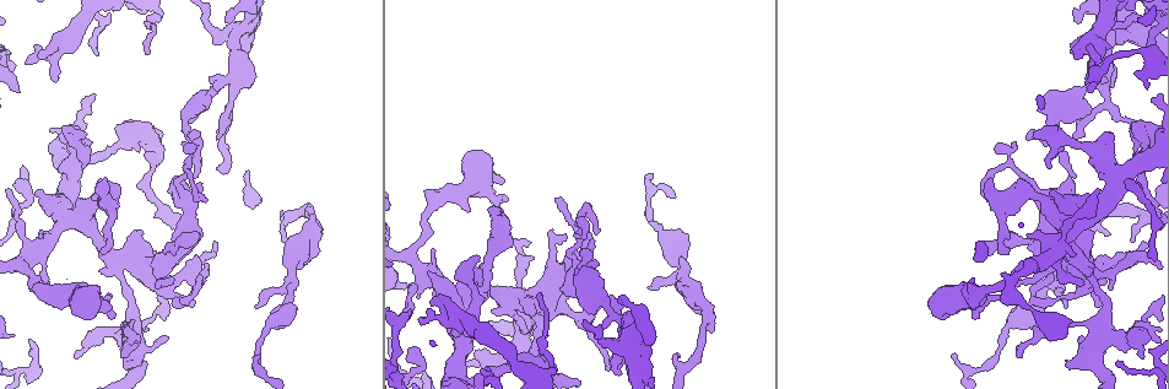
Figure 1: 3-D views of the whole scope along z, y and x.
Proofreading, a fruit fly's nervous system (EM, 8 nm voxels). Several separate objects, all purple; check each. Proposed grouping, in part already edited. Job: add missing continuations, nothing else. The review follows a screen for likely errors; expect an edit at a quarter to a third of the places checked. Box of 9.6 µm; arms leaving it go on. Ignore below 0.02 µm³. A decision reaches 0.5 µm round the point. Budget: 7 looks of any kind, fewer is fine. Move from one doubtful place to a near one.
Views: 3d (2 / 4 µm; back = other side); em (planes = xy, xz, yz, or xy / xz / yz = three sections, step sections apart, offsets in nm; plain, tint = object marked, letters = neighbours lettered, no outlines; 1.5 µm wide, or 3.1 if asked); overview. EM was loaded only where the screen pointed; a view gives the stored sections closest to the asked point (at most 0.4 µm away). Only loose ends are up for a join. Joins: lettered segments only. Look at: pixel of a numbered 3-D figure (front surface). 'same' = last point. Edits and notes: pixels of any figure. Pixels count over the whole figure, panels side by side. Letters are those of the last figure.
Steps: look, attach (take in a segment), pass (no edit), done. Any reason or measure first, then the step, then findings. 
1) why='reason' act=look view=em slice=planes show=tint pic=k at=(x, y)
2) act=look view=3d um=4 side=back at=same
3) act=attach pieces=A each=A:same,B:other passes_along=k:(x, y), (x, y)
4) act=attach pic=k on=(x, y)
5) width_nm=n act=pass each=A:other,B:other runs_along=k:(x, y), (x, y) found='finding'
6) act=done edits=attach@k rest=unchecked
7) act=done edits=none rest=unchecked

why='branch stops here' act=look view=em slice=xz step=4 show=letters pic=1 at=(283, 241)

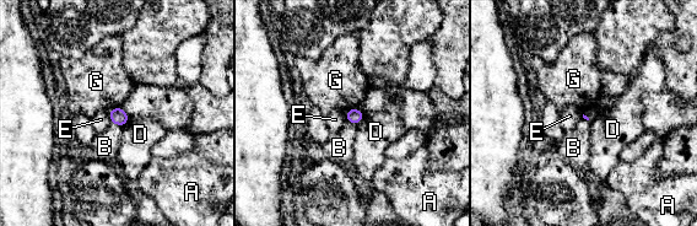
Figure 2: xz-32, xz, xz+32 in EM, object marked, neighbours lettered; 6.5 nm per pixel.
longest_contact=G:100nm act=pass each=A:other,B:other,D:other,E:other,G:other found='no lettered segment goes on from it'

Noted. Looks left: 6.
why='branch stops here' act=look view=3d um=4 pic=1 at=(143, 232)

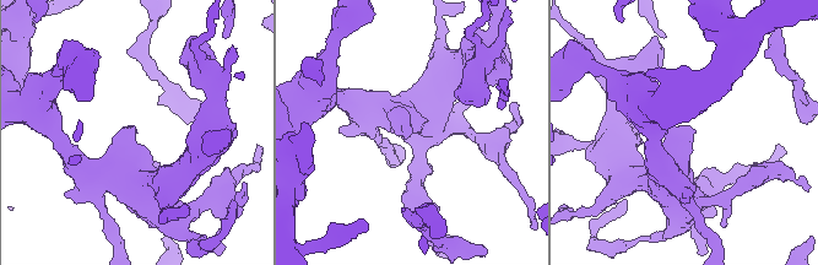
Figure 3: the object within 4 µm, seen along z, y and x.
why='now the EM' act=look view=em slice=planes show=letters pic=3 at=(688, 132)

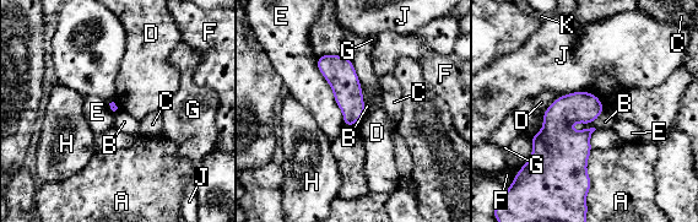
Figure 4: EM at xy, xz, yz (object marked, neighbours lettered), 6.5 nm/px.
act=pass each=A:other,B:other,C:other,D:other,E:other,F:other,G:other,H:other,J:other,K:other border=4:(605, 108), (569, 128) found='no lettered segment goes on from it'

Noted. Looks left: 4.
why='an open end' act=look view=3d um=4 pic=1 at=(651, 287)

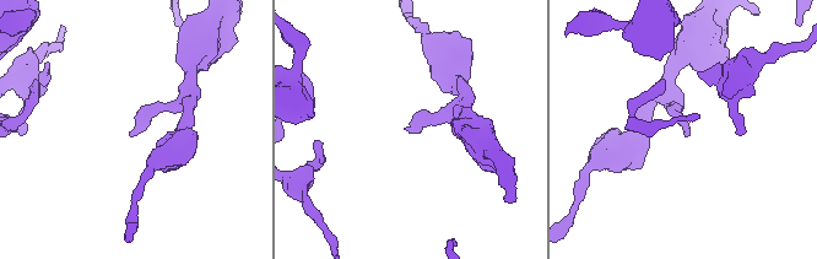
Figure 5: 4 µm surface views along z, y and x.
act=look view=em slice=xz step=8 show=letters pic=5 at=(131, 136)

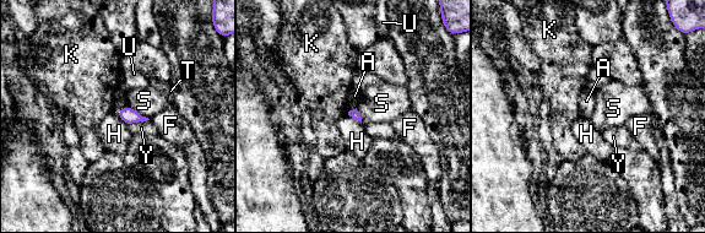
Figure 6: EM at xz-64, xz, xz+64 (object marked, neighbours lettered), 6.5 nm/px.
act=pass each=A:other,F:other,H:other,K:other,S:other,T:other,U:other,Y:other border=6:(356, 107), (348, 112) found='none of them fits'

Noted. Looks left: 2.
act=done edits=none rest=unchecked

